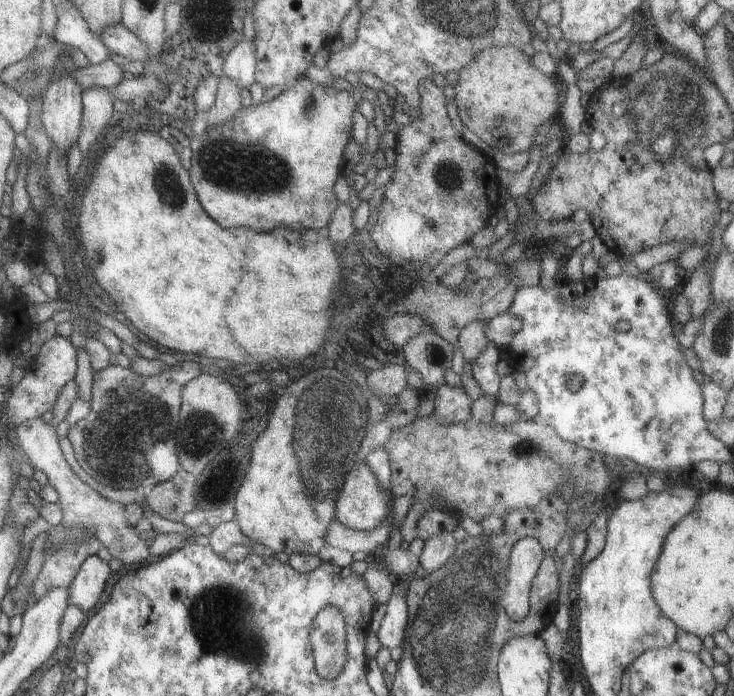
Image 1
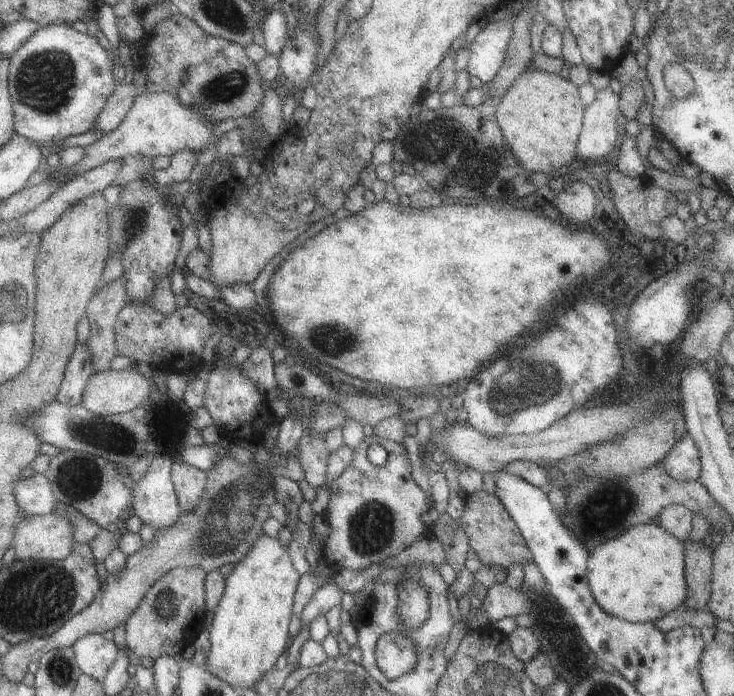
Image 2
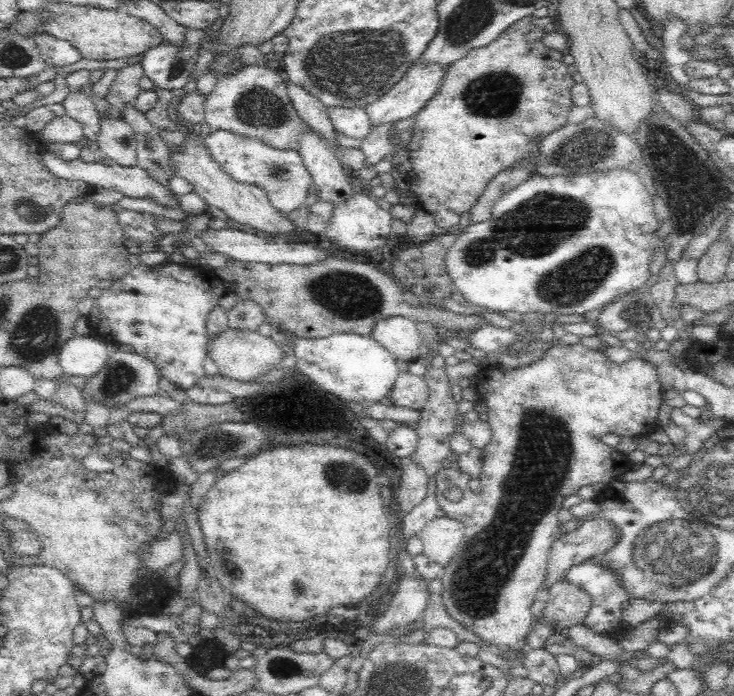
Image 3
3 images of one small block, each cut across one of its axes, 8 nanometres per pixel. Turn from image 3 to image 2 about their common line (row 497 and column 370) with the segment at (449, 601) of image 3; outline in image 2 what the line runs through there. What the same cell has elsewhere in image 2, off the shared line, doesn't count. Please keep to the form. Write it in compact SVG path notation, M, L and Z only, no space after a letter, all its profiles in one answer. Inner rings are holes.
M375 434L365 436L364 440L353 449L351 463L336 479L332 480L328 491L324 516L330 525L331 532L325 542L321 557L328 563L332 571L339 569L364 570L372 564L382 564L431 531L422 520L422 516L430 508L430 498L412 477L408 452L401 443L384 440ZM374 444L380 444L388 452L386 464L383 466L376 466L368 459L367 450Z

